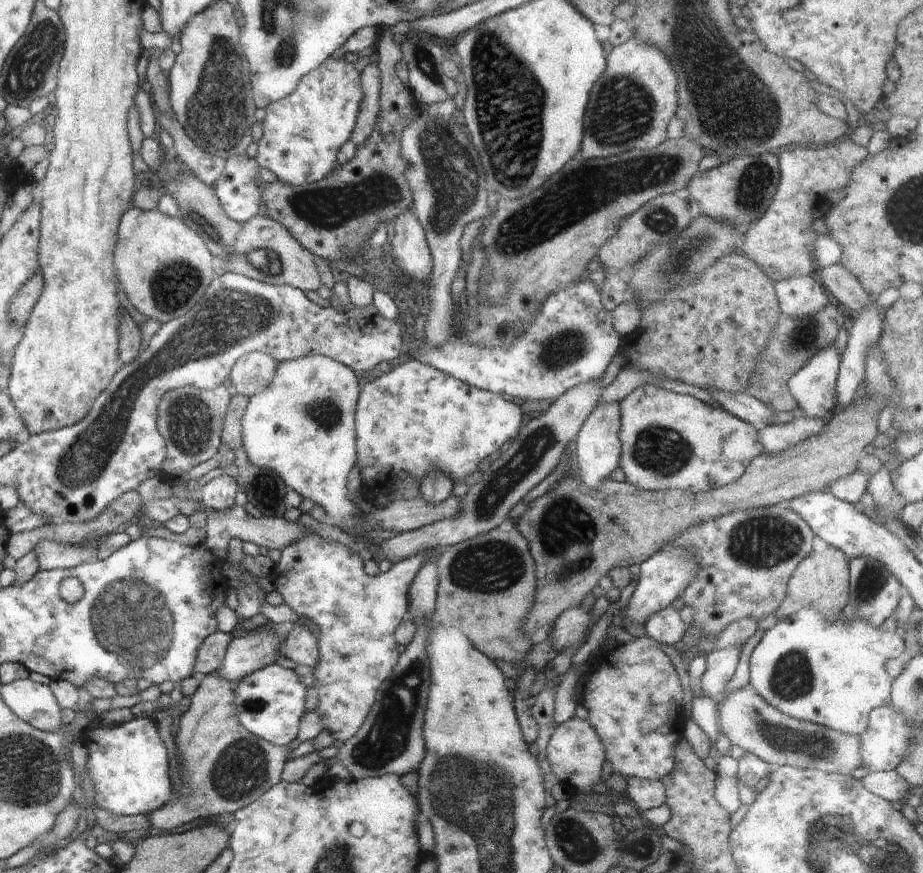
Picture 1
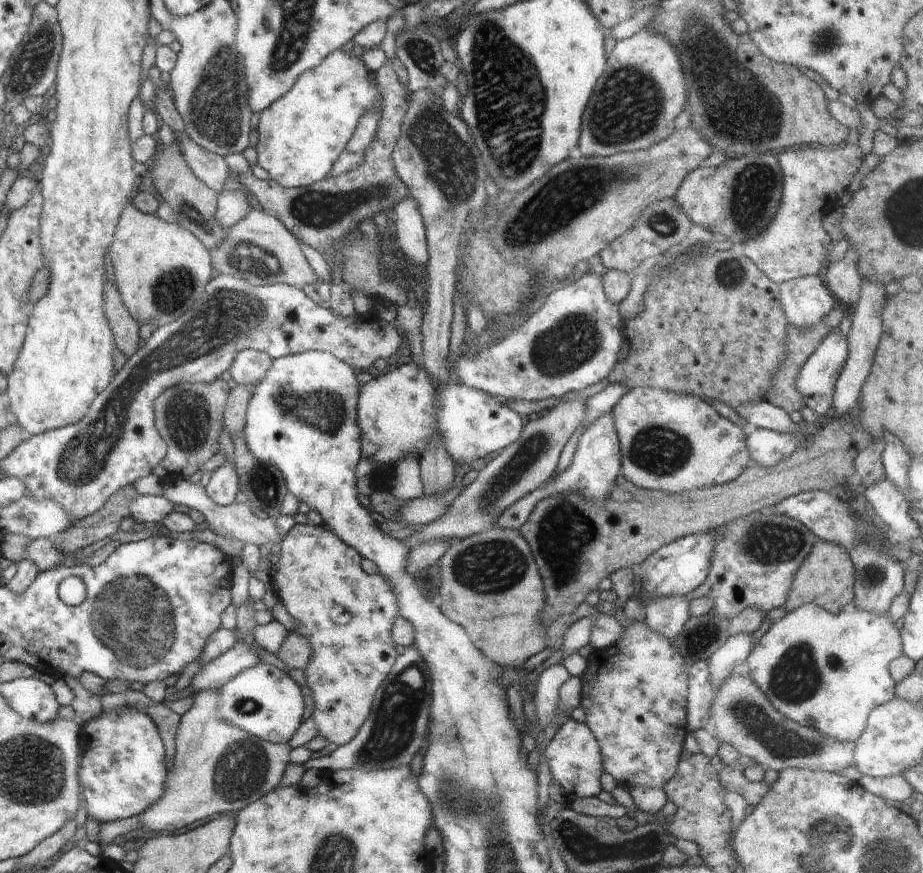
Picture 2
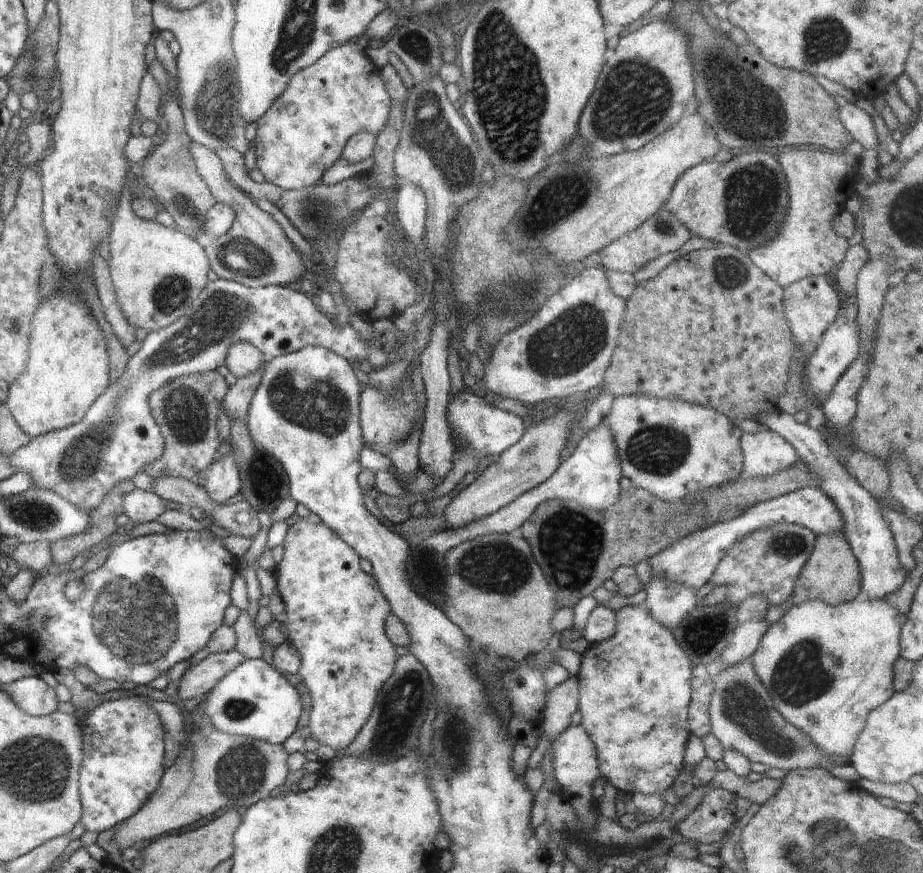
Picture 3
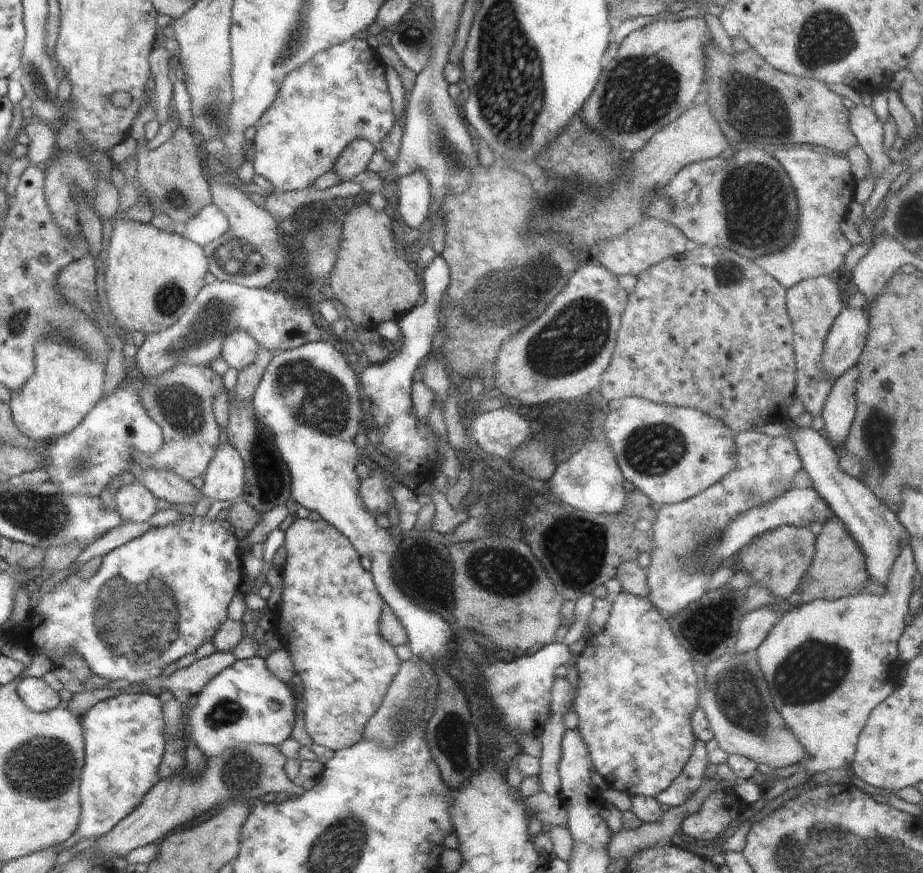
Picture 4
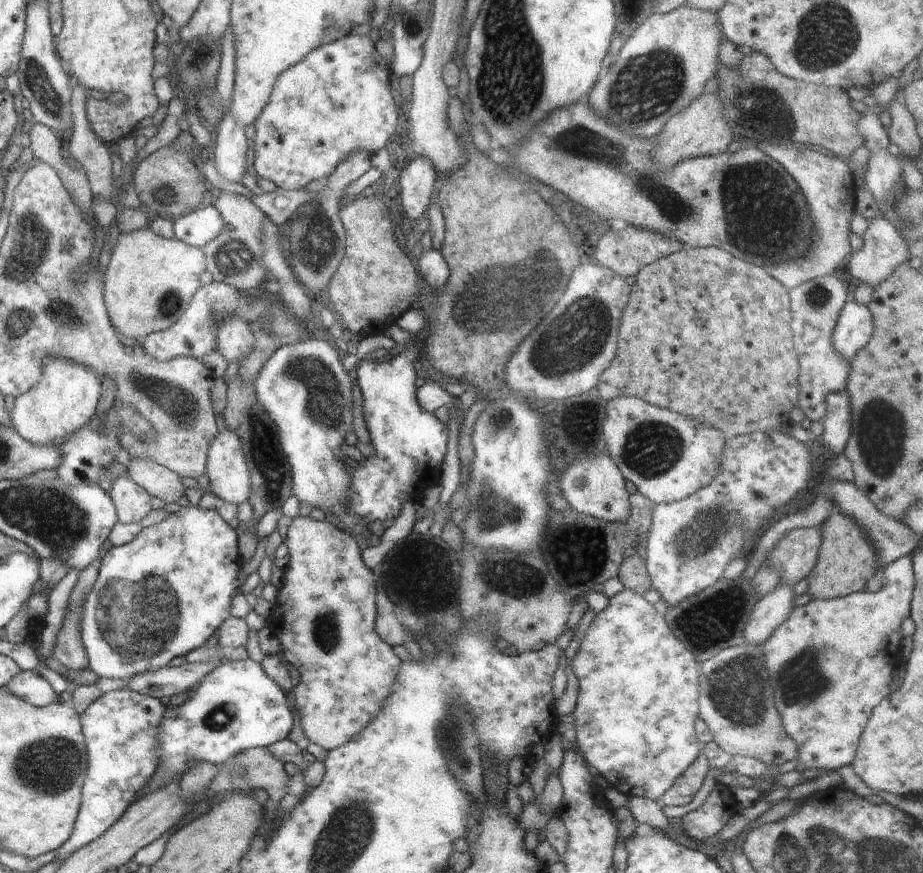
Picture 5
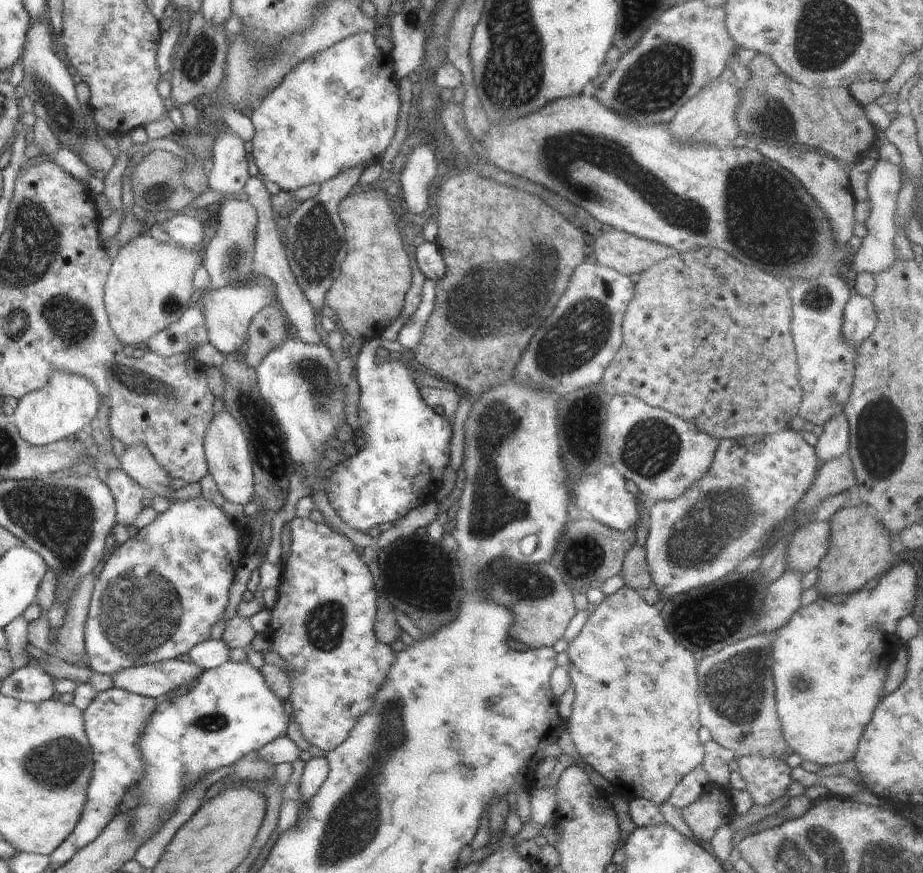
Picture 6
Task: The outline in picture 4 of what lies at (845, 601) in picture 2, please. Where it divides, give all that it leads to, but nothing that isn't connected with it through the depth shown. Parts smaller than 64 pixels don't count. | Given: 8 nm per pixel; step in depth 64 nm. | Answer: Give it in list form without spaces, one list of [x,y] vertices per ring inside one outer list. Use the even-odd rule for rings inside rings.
[[[828,512],[828,520],[817,530],[816,554],[808,572],[800,580],[800,603],[814,601],[815,599],[837,600],[856,594],[863,594],[868,582],[866,560],[852,536],[848,534],[846,526],[840,518]]]

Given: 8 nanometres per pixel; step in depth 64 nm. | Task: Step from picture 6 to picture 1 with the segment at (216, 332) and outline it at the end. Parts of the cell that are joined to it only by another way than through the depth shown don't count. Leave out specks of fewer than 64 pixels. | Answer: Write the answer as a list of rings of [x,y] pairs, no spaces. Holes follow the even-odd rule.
[[[252,351],[241,356],[229,374],[238,395],[249,398],[262,392],[271,382],[277,369],[277,362],[268,353]]]

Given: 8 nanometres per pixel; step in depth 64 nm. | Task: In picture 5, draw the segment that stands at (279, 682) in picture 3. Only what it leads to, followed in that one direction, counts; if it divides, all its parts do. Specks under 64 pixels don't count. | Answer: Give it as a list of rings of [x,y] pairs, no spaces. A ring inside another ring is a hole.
[[[251,659],[230,660],[216,666],[212,672],[208,672],[208,676],[188,695],[186,702],[180,708],[166,707],[164,712],[164,718],[160,724],[161,732],[158,732],[160,764],[164,764],[164,768],[170,774],[180,774],[176,780],[170,780],[170,783],[180,781],[188,767],[197,761],[220,766],[220,764],[226,764],[238,752],[246,752],[252,748],[266,748],[270,744],[288,738],[293,727],[293,715],[288,708],[286,695],[282,688],[276,686],[264,674],[261,664]]]

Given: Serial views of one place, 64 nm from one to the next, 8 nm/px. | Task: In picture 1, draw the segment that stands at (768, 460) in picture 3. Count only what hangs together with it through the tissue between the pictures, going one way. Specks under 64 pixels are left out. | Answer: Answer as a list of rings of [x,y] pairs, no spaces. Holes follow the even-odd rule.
[[[830,417],[810,419],[794,418],[788,423],[766,425],[759,432],[759,441],[763,444],[762,453],[785,451],[790,445],[808,439],[813,435],[822,434],[826,430]]]

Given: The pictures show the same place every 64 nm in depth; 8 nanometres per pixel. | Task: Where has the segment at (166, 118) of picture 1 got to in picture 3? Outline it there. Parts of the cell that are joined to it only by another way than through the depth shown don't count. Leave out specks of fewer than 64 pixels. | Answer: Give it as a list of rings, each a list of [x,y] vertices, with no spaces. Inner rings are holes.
[[[193,142],[190,144],[190,152],[192,152],[192,158],[194,158],[196,170],[200,172],[200,176],[202,176],[202,179],[208,186],[212,197],[217,203],[226,204],[226,206],[230,206],[234,210],[234,223],[230,230],[216,238],[216,240],[213,240],[211,244],[205,244],[205,254],[209,261],[210,270],[219,279],[234,280],[257,287],[266,287],[273,284],[283,286],[283,284],[292,284],[292,282],[298,282],[300,278],[304,278],[306,276],[306,268],[300,256],[296,254],[294,244],[291,241],[289,242],[289,238],[284,233],[284,230],[282,230],[280,224],[274,220],[273,216],[260,210],[250,196],[229,181],[225,174],[225,168],[222,166],[218,156],[214,154],[214,151]]]

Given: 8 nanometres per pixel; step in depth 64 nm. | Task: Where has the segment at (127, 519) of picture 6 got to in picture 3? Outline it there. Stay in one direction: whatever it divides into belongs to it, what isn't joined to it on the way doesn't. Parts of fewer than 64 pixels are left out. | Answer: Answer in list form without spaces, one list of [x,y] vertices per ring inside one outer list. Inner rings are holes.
[[[132,486],[130,492],[122,494],[122,512],[132,523],[156,521],[156,518],[166,511],[166,502],[145,488]]]

